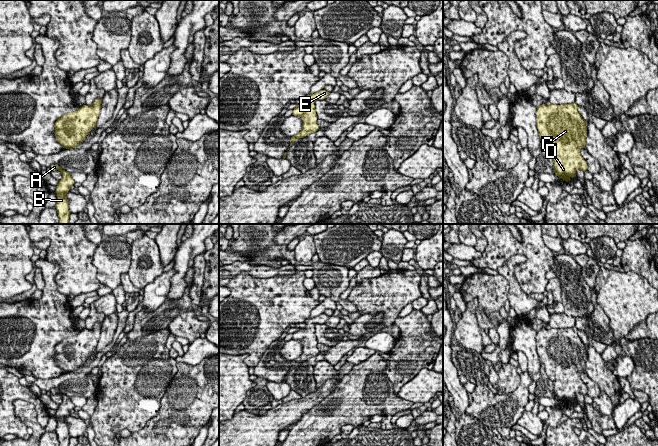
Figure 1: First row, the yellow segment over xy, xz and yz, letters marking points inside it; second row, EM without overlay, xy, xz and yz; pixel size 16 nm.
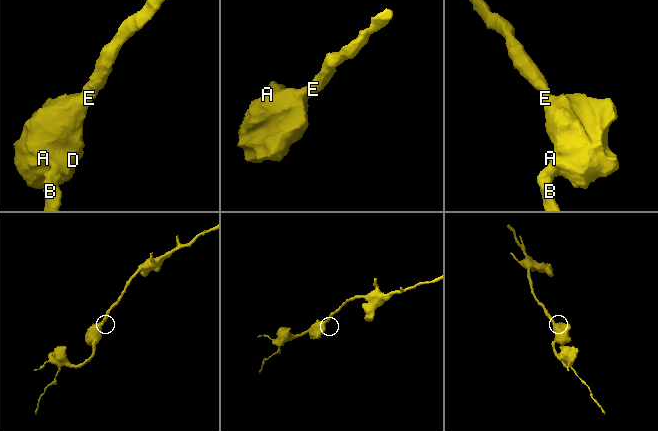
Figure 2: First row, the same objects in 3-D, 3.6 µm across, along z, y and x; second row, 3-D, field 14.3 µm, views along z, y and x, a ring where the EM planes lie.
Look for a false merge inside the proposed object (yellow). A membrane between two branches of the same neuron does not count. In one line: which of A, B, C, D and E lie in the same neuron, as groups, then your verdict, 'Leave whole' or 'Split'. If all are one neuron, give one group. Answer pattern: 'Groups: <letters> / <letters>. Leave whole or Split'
Groups: A B C D E. Leave whole

